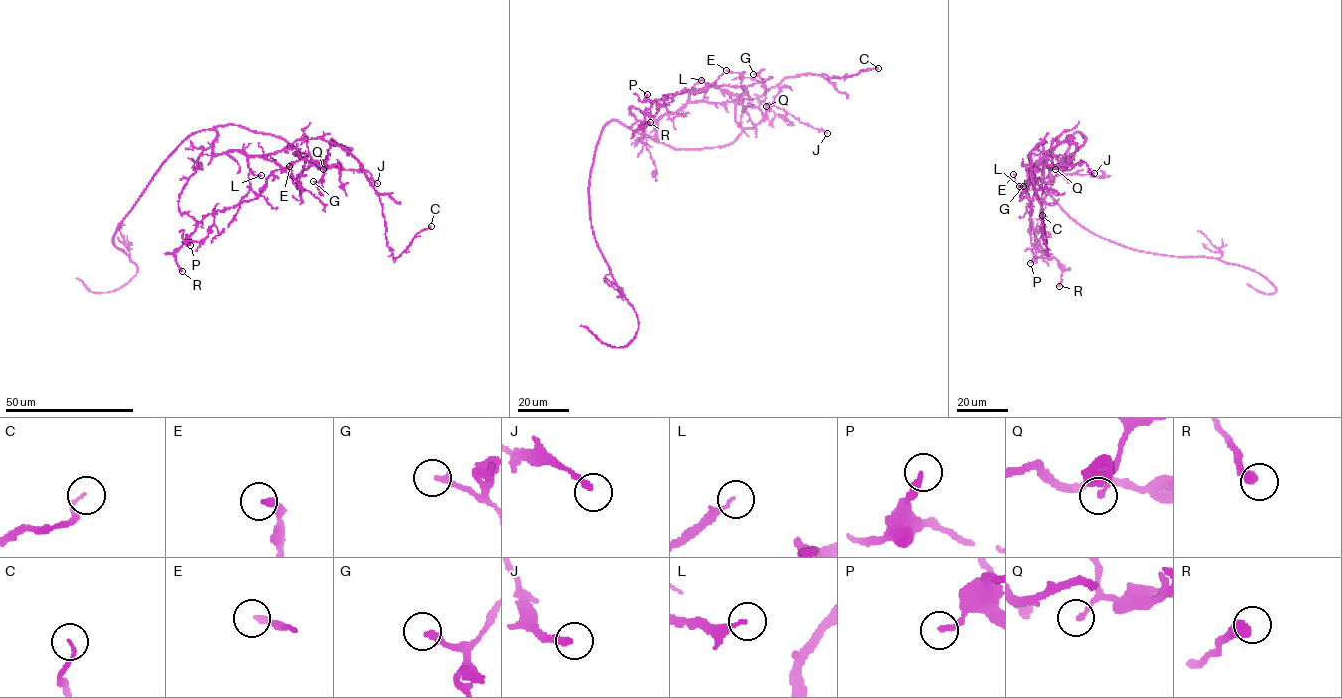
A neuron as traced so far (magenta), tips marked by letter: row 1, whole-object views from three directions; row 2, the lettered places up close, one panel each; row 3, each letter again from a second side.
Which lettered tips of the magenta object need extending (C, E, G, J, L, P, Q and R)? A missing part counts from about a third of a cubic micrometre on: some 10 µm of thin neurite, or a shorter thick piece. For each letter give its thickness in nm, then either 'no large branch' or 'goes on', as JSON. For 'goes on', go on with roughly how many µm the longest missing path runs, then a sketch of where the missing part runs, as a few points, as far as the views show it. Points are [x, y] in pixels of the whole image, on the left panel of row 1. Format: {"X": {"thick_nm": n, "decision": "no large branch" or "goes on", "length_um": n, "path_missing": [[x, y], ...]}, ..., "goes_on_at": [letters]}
{"C": {"thick_nm": 100, "decision": "no large branch"}, "E": {"thick_nm": 240, "decision": "no large branch"}, "G": {"thick_nm": 240, "decision": "no large branch"}, "J": {"thick_nm": 240, "decision": "no large branch"}, "L": {"thick_nm": 150, "decision": "no large branch"}, "P": {"thick_nm": 240, "decision": "no large branch"}, "Q": {"thick_nm": 190, "decision": "no large branch"}, "R": {"thick_nm": 420, "decision": "no large branch"}, "goes_on_at": []}

